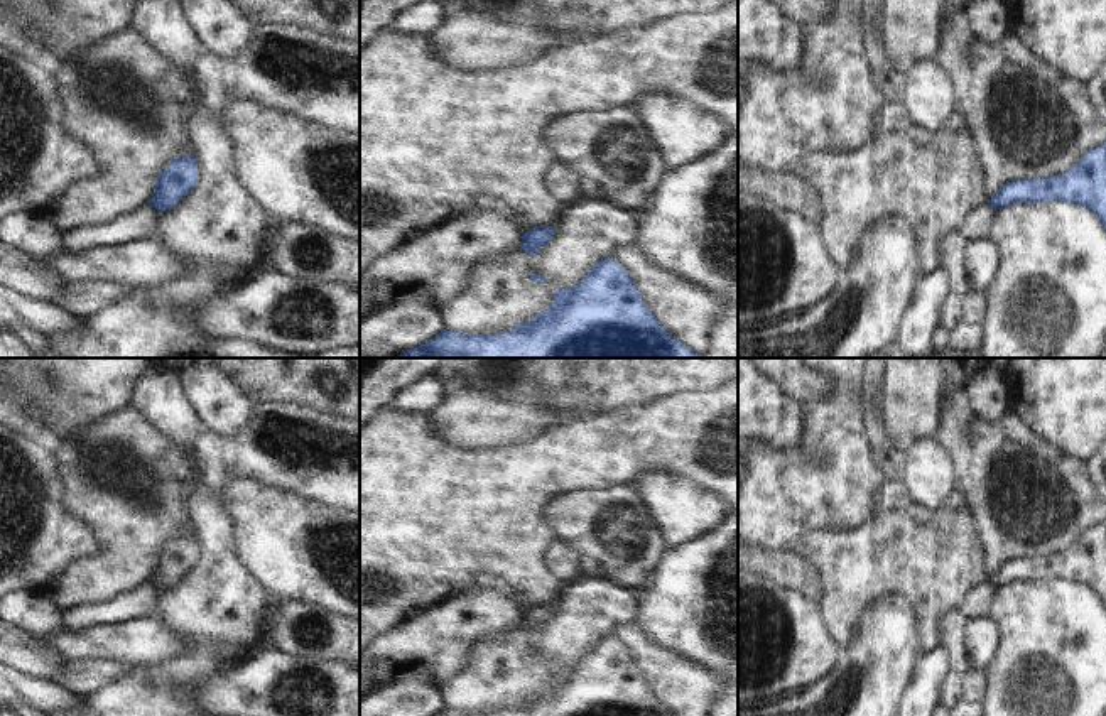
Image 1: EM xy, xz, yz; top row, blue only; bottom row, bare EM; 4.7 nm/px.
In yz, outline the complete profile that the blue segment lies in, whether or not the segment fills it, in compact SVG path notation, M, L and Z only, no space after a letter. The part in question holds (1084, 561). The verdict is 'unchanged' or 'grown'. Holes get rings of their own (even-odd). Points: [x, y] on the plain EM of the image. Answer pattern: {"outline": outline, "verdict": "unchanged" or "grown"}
{"outline": "M1106 522L1091 527L1069 549L1047 557L1017 557L988 578L996 589L1015 581L1076 581L1091 588L1106 606Z", "verdict": "unchanged"}

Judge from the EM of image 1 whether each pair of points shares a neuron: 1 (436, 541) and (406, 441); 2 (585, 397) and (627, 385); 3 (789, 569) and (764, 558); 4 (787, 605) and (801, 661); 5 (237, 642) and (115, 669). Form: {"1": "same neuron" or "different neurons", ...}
{"1": "same neuron", "2": "same neuron", "3": "same neuron", "4": "same neuron", "5": "different neurons"}

